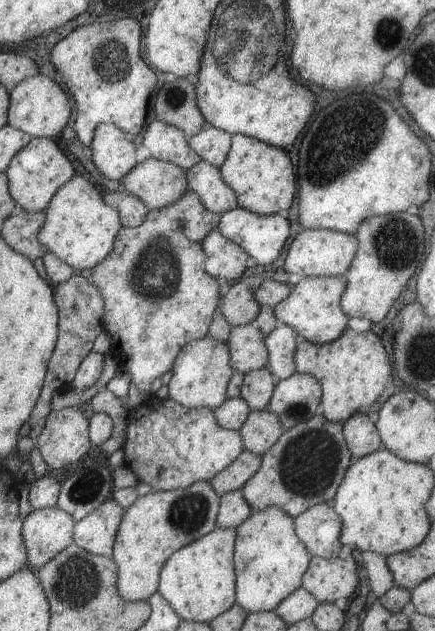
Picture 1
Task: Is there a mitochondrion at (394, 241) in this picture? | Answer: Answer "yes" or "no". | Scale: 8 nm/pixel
yes

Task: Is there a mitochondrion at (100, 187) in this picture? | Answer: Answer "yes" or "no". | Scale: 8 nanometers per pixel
no

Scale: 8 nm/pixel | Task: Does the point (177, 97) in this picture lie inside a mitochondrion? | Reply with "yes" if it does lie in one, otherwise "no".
yes

